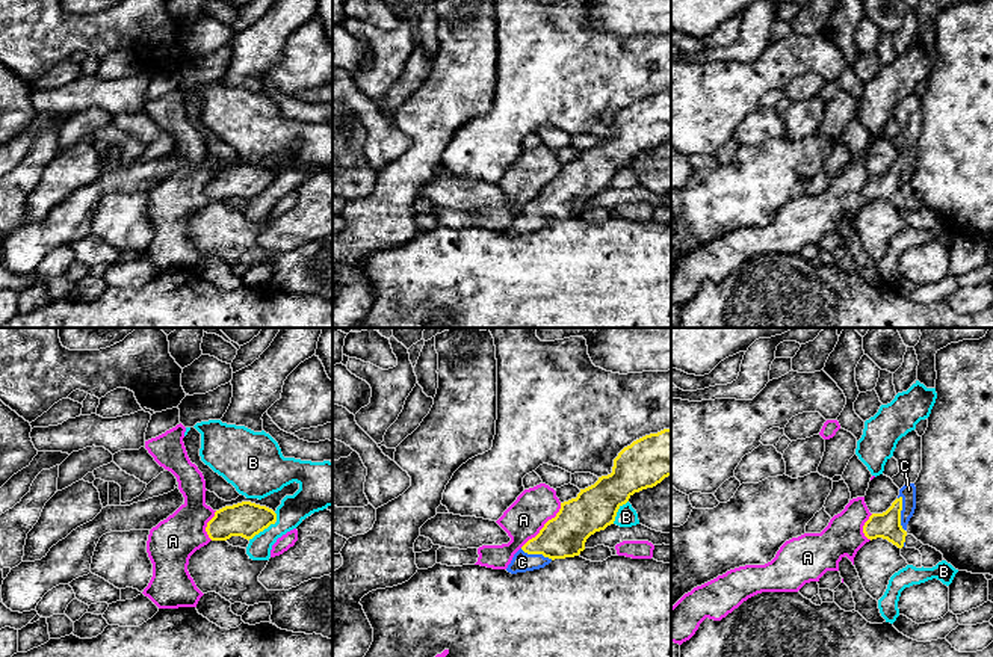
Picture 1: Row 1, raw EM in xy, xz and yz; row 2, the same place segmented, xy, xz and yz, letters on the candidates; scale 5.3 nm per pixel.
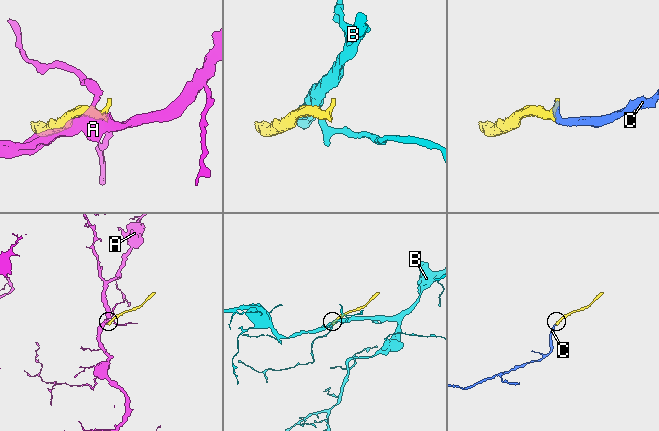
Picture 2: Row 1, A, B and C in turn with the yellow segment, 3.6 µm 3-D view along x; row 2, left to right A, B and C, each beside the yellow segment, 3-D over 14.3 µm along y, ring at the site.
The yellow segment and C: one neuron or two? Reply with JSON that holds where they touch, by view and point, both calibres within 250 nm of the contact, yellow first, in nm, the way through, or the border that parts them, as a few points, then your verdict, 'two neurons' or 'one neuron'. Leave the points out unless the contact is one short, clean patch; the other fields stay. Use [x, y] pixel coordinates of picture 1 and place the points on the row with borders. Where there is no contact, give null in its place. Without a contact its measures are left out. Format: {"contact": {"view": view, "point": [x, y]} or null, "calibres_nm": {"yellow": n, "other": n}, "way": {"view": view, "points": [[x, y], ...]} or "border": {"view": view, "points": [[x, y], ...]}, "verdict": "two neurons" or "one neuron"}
{"contact": {"view": "yz", "point": [900, 514]}, "calibres_nm": {"yellow": 140, "other": 80}, "verdict": "one neuron"}

